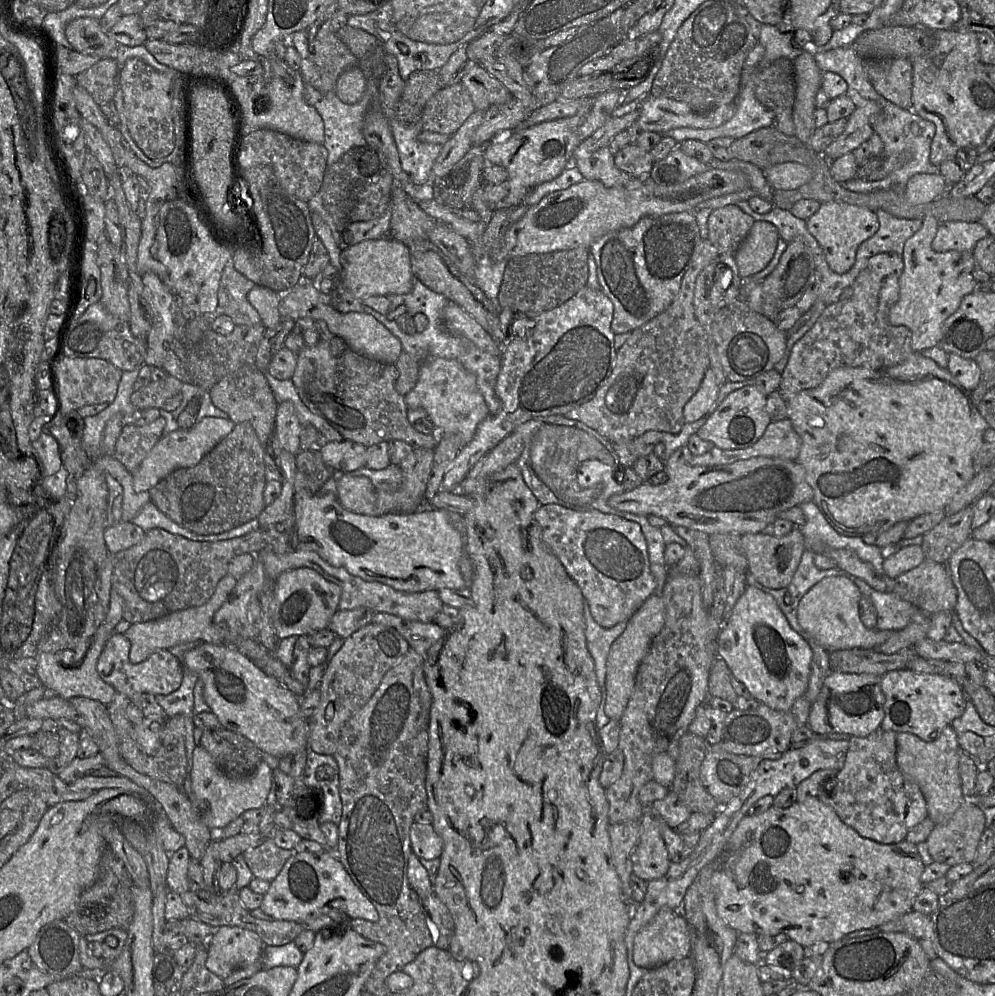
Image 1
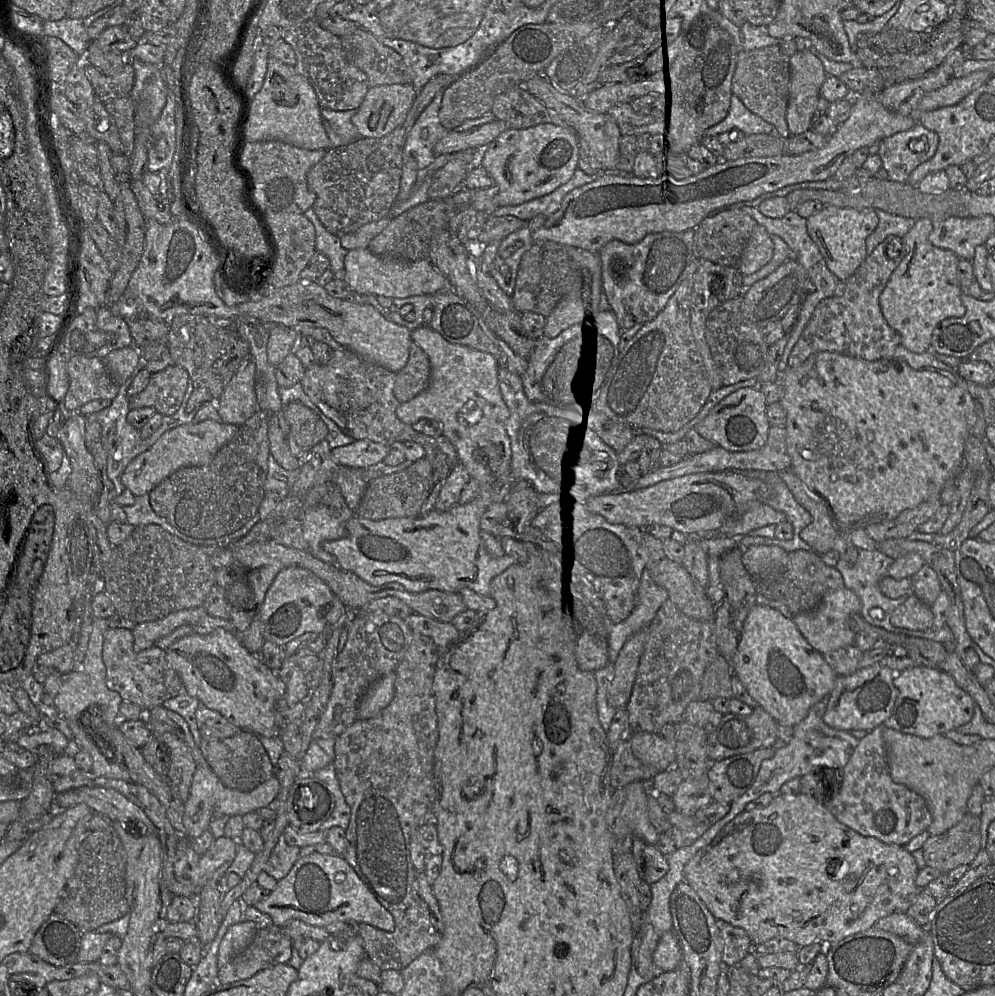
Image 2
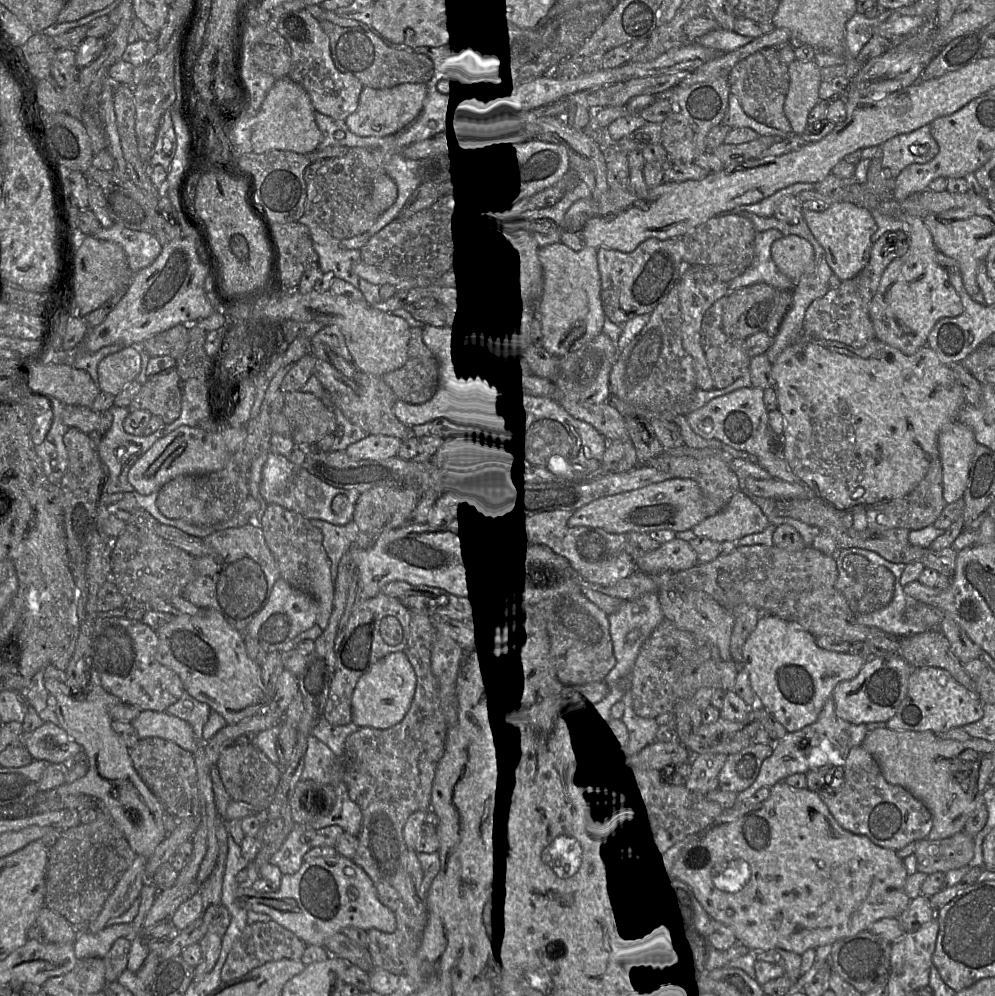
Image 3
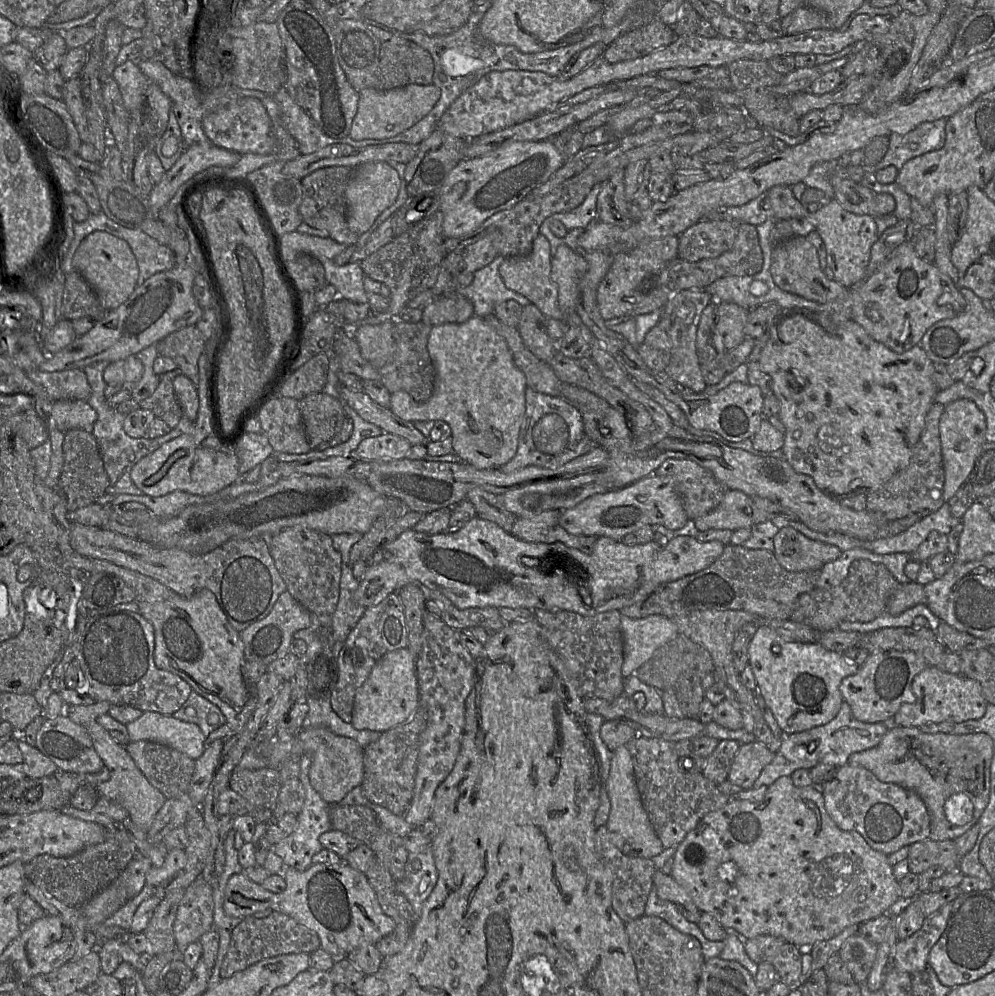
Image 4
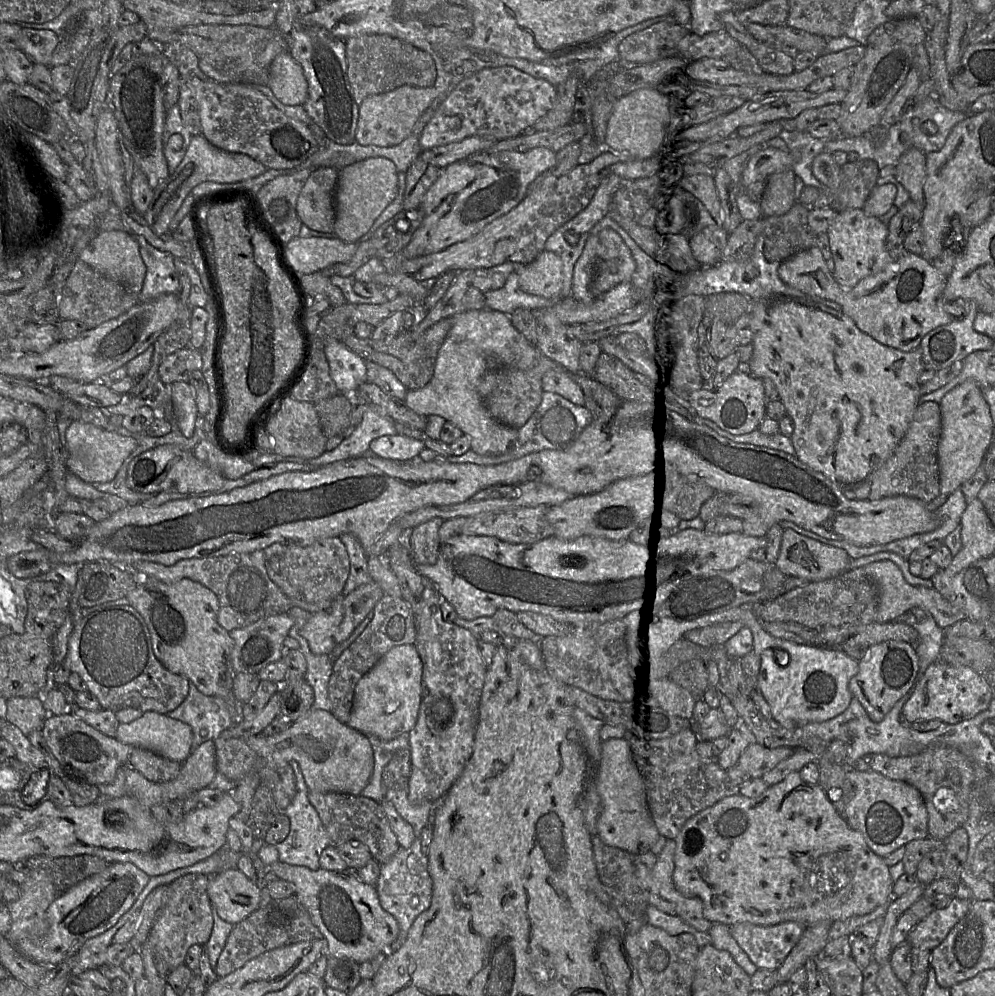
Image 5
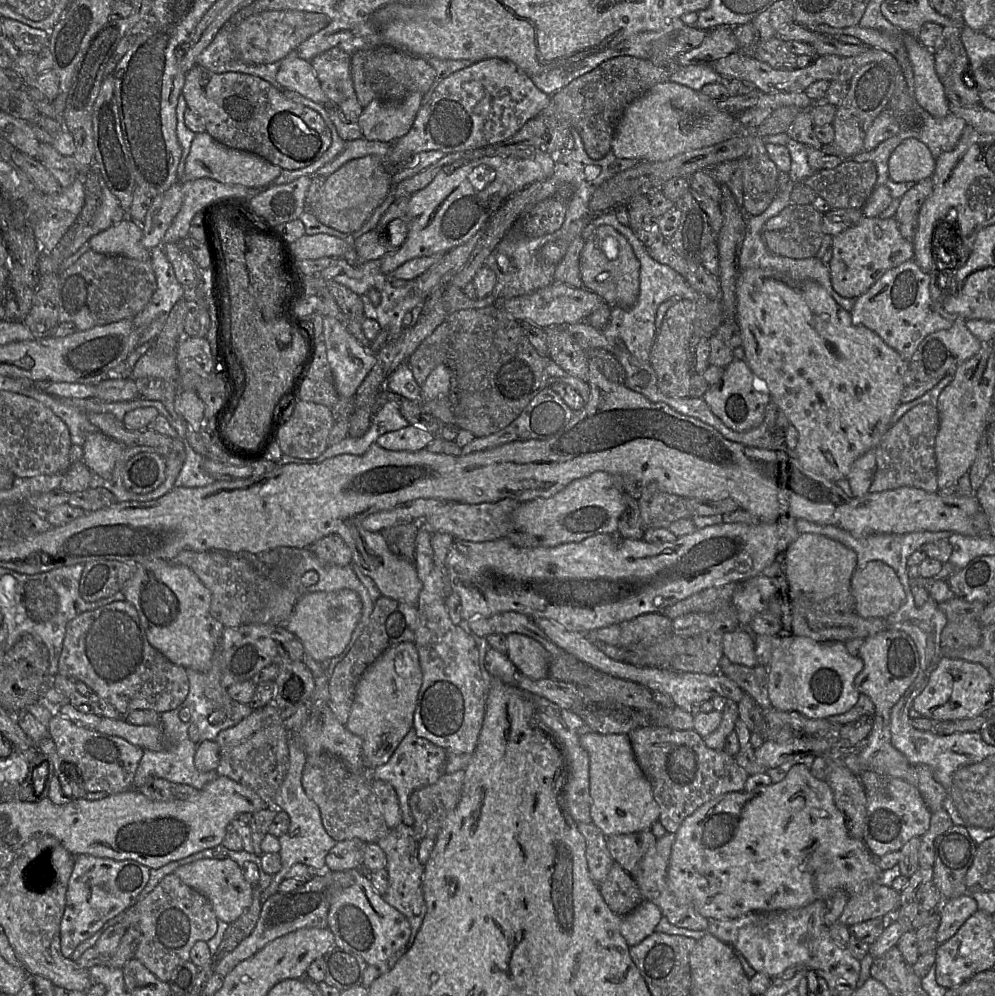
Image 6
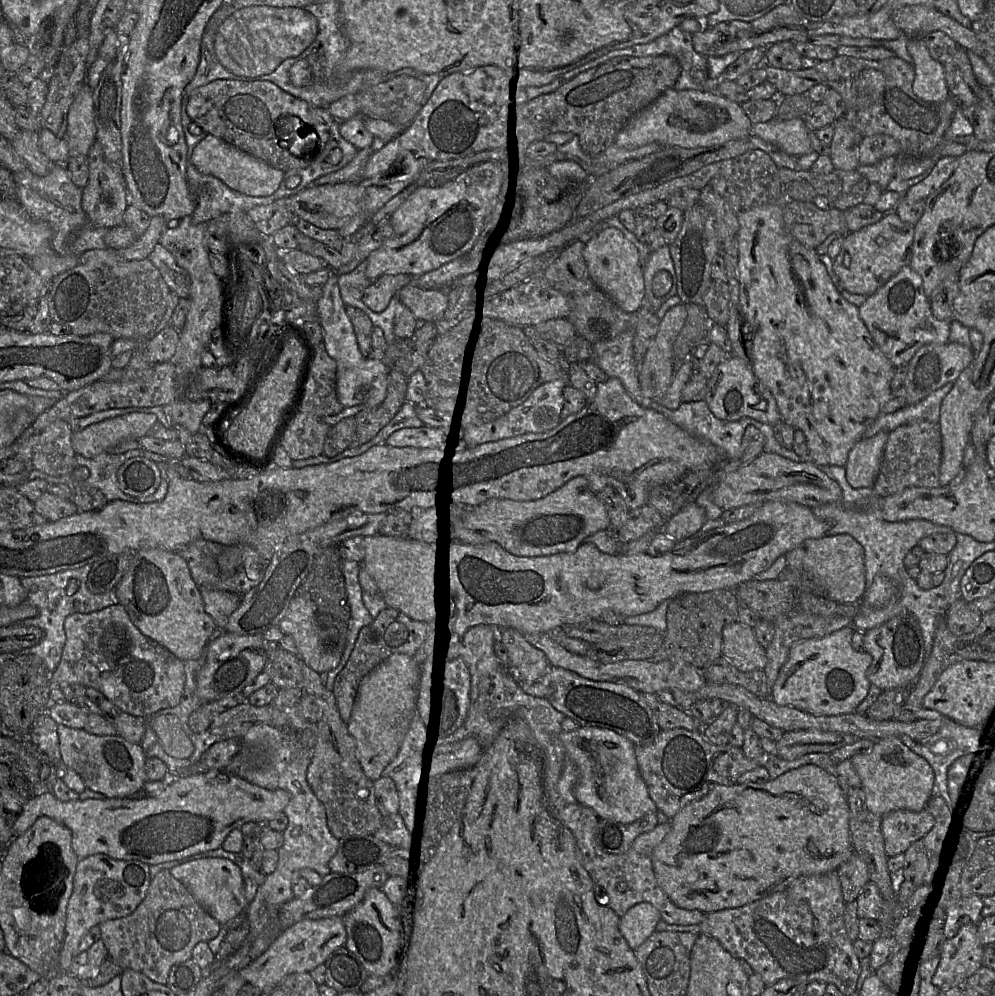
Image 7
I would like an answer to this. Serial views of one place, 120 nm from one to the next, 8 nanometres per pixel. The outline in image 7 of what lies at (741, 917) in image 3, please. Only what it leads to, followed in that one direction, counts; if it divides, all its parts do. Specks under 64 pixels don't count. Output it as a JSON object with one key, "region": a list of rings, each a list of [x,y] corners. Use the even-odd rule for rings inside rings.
{"region":[[[814,764],[790,769],[779,777],[765,783],[716,785],[702,798],[684,806],[670,819],[671,829],[652,852],[653,870],[657,882],[667,897],[679,908],[699,910],[704,914],[745,906],[757,900],[783,891],[799,876],[820,875],[837,868],[852,854],[849,834],[848,806],[843,789],[835,775]]]}

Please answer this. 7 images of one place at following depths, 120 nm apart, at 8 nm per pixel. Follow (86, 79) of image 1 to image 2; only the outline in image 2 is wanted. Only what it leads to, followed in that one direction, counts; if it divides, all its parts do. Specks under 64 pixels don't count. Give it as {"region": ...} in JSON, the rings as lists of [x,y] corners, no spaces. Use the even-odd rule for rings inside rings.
{"region":[[[131,63],[114,75],[108,76],[92,65],[86,65],[85,73],[97,98],[106,103],[110,100],[129,97],[135,82],[135,72]]]}

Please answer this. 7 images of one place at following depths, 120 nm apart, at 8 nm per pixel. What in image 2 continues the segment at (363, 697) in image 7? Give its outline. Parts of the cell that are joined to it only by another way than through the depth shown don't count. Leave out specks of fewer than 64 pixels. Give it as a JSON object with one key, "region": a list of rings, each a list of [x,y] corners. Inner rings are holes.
{"region":[[[390,672],[371,684],[358,706],[358,720],[373,718],[390,704],[394,697],[395,679],[395,672]]]}

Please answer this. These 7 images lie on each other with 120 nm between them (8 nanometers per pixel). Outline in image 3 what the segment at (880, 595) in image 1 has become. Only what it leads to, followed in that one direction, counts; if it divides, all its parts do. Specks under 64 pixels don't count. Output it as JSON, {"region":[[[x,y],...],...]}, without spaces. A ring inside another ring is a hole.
{"region":[[[852,547],[852,548],[839,549],[834,557],[838,570],[838,578],[836,580],[835,587],[839,592],[841,592],[844,595],[844,590],[846,587],[849,587],[851,589],[851,578],[843,568],[843,560],[849,554],[861,555],[867,558],[872,564],[878,566],[885,566],[888,570],[891,571],[891,573],[894,576],[894,593],[891,602],[884,608],[881,608],[880,610],[877,610],[869,614],[855,614],[857,623],[865,626],[872,626],[879,628],[886,634],[889,634],[893,637],[904,637],[912,634],[923,633],[929,630],[929,627],[925,624],[911,624],[904,619],[904,612],[906,611],[906,609],[918,603],[922,603],[917,601],[913,597],[905,594],[904,592],[903,589],[904,586],[902,586],[902,584],[900,583],[901,574],[906,566],[906,564],[904,563],[890,562],[885,558],[883,558],[882,556],[880,556],[878,553],[863,548]]]}

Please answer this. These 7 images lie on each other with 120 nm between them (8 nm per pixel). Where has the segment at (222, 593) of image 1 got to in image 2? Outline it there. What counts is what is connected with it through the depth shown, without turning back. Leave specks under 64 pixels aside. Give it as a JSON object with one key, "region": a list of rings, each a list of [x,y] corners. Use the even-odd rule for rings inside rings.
{"region":[[[204,607],[180,610],[151,622],[136,624],[132,630],[134,651],[141,652],[155,645],[162,637],[171,634],[183,625],[196,625],[207,614]]]}

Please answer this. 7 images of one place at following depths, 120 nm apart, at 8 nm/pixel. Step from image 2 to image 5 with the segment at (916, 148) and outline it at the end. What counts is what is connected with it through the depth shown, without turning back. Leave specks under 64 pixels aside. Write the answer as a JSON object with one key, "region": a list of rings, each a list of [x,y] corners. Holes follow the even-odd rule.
{"region":[[[935,92],[922,100],[914,102],[906,111],[902,119],[896,124],[888,128],[885,141],[881,146],[874,146],[872,137],[878,131],[873,128],[866,134],[859,137],[841,137],[836,140],[824,140],[825,151],[834,153],[836,151],[843,151],[848,153],[857,153],[862,160],[873,160],[877,163],[878,168],[881,170],[886,166],[896,166],[900,157],[910,148],[917,148],[923,153],[940,151],[955,125],[967,117],[966,113],[954,112],[946,109],[938,102],[938,94]],[[927,121],[934,122],[938,130],[933,135],[926,135],[921,131],[921,125]]]}

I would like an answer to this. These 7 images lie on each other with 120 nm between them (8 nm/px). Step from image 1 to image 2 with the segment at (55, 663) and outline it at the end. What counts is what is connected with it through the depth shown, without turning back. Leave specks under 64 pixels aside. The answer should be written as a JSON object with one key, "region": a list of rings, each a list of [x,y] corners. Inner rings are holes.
{"region":[[[94,619],[83,662],[80,665],[76,665],[76,669],[69,673],[62,674],[54,670],[47,677],[43,687],[45,693],[48,693],[53,698],[54,707],[59,715],[68,723],[72,731],[72,739],[81,749],[86,750],[90,754],[93,762],[91,771],[97,776],[131,781],[127,770],[105,758],[81,726],[81,715],[91,705],[99,705],[102,707],[102,717],[108,725],[119,726],[119,721],[121,720],[119,709],[124,700],[118,692],[108,688],[106,684],[106,667],[102,659],[104,635],[109,628],[107,619]],[[55,673],[59,674],[59,676],[56,676]]]}

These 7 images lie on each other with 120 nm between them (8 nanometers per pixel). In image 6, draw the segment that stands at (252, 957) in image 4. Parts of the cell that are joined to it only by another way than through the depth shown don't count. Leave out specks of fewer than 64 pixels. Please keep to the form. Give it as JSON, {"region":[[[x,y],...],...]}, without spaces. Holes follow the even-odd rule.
{"region":[[[324,870],[314,874],[294,891],[277,892],[268,897],[261,906],[260,915],[251,934],[230,953],[228,953],[215,967],[214,972],[225,977],[239,963],[252,957],[268,943],[301,928],[326,928],[327,916],[331,900],[331,879],[333,871]]]}

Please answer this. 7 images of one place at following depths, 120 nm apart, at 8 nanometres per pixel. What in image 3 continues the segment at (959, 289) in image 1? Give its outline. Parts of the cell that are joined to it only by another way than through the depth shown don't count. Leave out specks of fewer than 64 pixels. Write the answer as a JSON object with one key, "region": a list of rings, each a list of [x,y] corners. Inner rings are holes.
{"region":[[[896,200],[881,202],[876,210],[901,221],[902,231],[908,237],[908,251],[886,267],[871,300],[869,315],[876,339],[909,356],[927,346],[928,335],[940,319],[957,317],[964,308],[948,272],[936,261],[937,249],[923,220],[902,212]]]}

